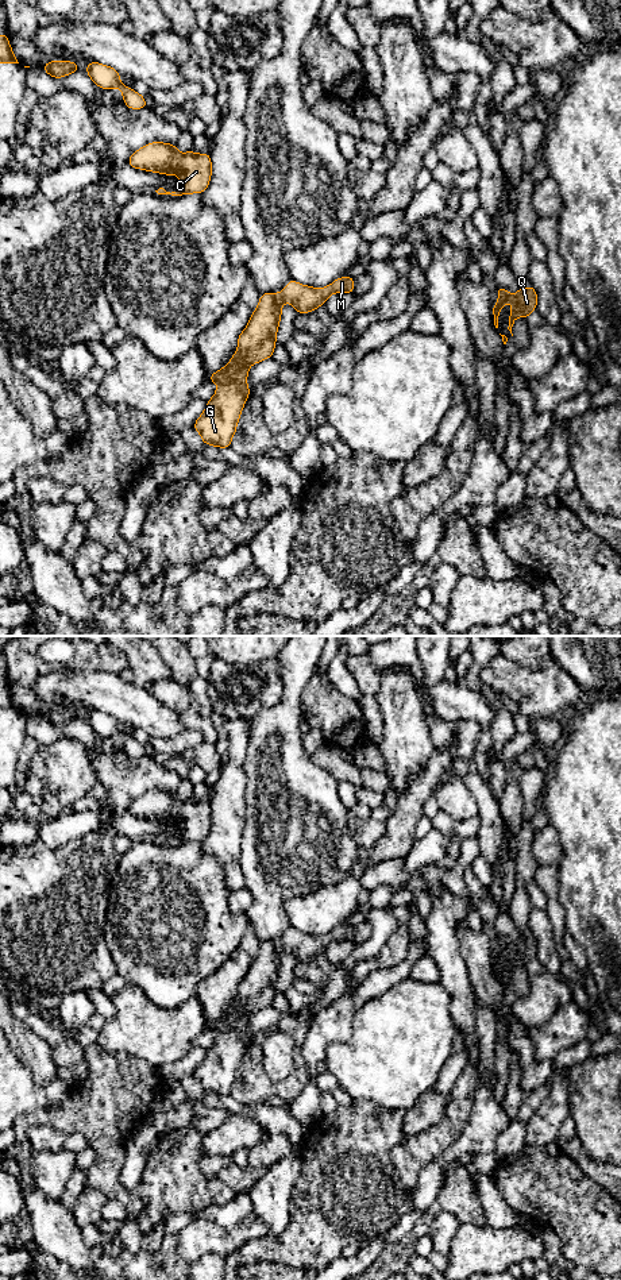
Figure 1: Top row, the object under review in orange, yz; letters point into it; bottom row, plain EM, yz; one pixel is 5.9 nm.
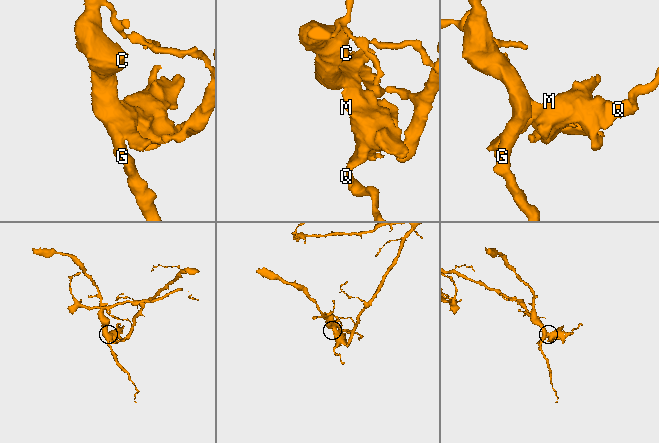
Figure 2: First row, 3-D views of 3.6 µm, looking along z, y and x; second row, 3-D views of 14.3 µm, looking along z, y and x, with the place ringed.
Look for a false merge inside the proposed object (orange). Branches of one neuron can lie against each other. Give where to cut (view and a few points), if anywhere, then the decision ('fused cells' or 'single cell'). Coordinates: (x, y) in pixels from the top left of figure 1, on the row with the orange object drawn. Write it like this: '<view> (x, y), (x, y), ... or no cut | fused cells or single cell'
yz (274, 335), (270, 335), (251, 350), (238, 351) | fused cells

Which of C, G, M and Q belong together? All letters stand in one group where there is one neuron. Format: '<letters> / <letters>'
C G / M Q

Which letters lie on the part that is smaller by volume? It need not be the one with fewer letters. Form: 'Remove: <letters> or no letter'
Remove: M, Q

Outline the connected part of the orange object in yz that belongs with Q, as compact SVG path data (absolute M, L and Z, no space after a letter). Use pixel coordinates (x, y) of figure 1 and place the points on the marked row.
M531 285L529 288L524 289L520 286L518 292L512 296L506 289L502 286L497 288L497 293L500 296L498 301L493 305L493 319L494 319L494 325L498 328L498 319L500 319L500 312L504 305L506 305L510 300L513 301L513 306L510 309L510 316L509 316L509 327L508 329L512 334L512 327L514 324L514 320L521 316L526 320L526 317L536 311L537 305L537 294L535 288Z

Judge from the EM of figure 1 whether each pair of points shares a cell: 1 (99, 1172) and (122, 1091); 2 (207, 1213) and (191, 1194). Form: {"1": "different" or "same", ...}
{"1": "same", "2": "different"}

